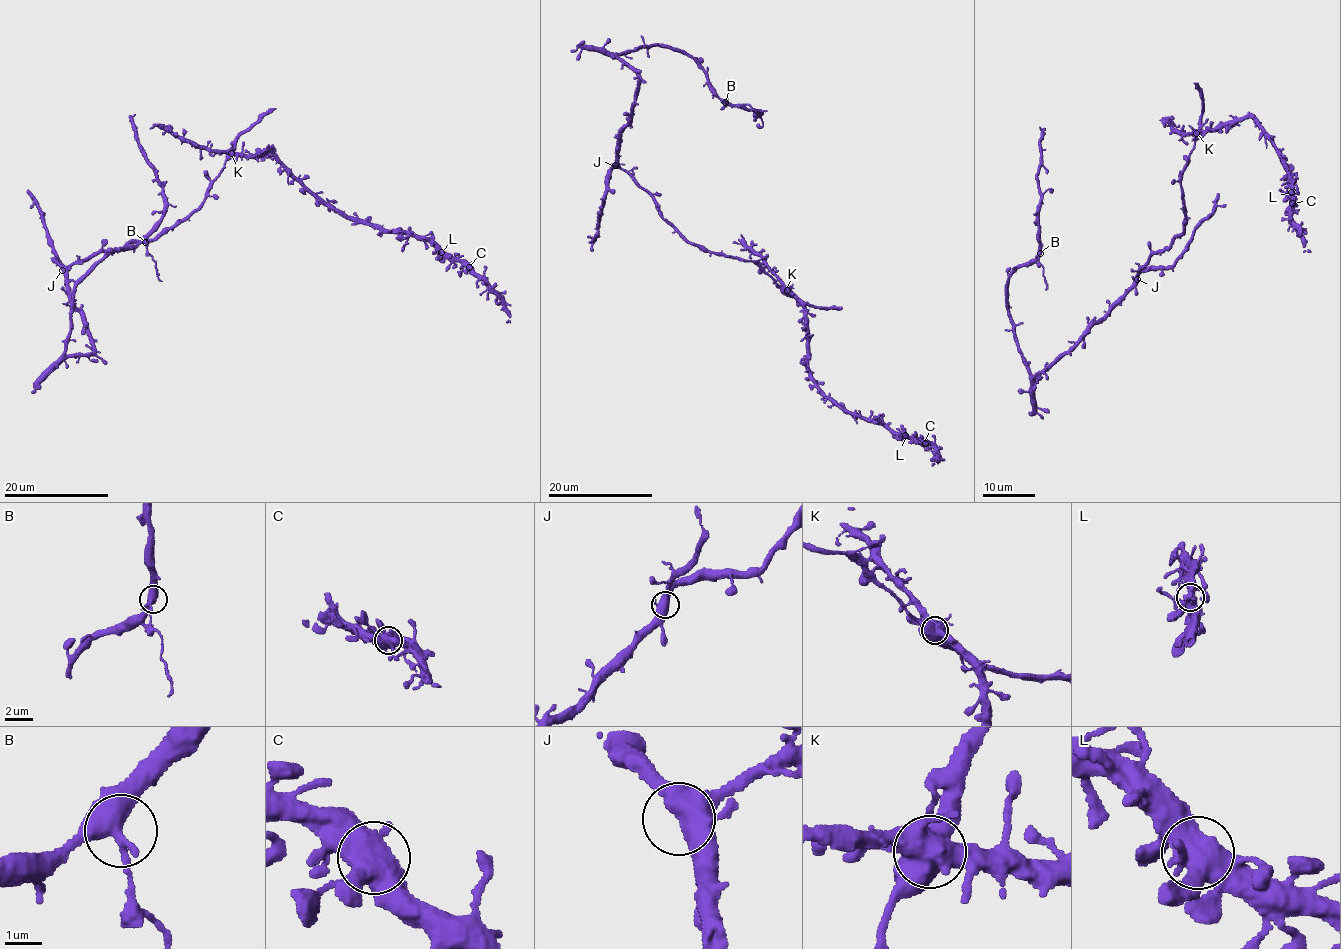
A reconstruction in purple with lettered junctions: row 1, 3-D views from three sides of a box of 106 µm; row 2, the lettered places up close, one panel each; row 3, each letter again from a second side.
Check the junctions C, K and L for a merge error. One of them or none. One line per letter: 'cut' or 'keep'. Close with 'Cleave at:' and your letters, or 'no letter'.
C: keep
K: cut
L: keep
Cleave at: K

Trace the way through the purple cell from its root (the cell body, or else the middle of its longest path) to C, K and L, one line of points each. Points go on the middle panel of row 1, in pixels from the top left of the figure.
C: (664, 219), (709, 252), (756, 263), (800, 303), (806, 369), (826, 395), (848, 411), (925, 443)
K: (664, 219), (691, 242), (709, 252), (756, 263), (787, 290)
L: (664, 219), (709, 252), (760, 265), (802, 307), (805, 363), (820, 389), (840, 407), (905, 435)

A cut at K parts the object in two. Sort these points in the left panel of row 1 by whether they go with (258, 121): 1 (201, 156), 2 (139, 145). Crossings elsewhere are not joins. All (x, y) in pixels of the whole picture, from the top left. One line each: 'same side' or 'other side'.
1: other side
2: same side

